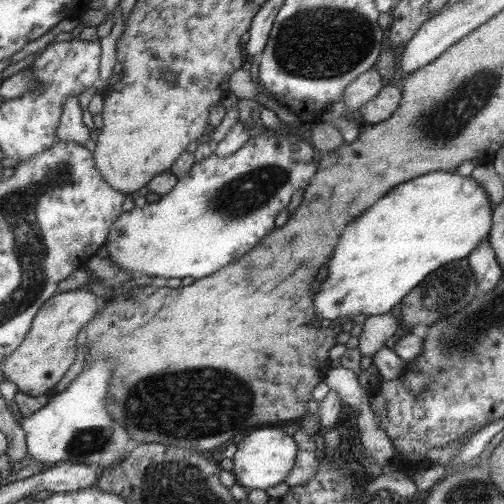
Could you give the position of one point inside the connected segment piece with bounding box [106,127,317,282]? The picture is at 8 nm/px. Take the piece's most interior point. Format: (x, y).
(215, 215)

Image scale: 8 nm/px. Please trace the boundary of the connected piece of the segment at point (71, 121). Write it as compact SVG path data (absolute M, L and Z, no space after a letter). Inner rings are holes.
M69 96L65 102L61 124L58 128L58 139L62 142L79 142L86 144L90 139L90 131L83 123L83 110L78 96Z

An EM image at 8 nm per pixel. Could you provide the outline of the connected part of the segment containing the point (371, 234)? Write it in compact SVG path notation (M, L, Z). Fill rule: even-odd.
M431 171L399 184L344 230L339 246L330 258L330 278L316 294L316 310L320 310L322 318L328 318L334 323L345 316L374 316L393 312L399 302L428 274L450 262L470 257L490 238L492 226L494 216L488 194L472 178L460 178L457 172L446 174Z

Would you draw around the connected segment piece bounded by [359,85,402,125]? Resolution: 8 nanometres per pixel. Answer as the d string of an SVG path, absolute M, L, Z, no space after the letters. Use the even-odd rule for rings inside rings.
M387 85L370 102L360 107L360 114L370 124L384 122L396 112L401 98L400 88Z

